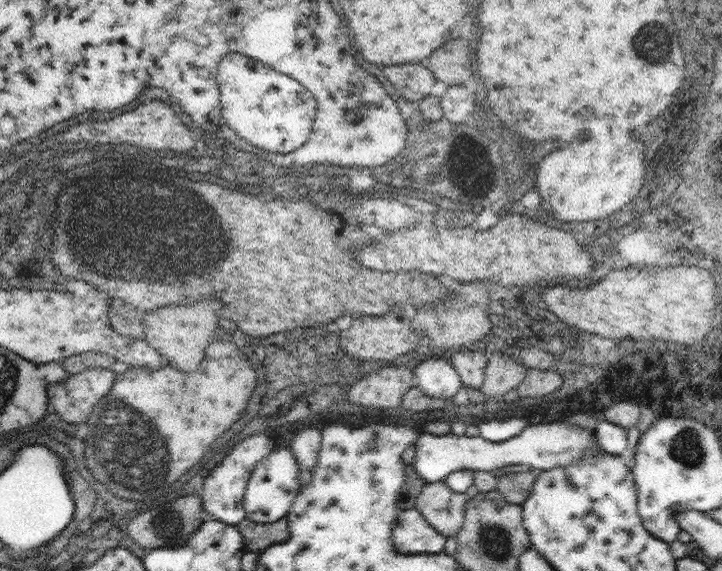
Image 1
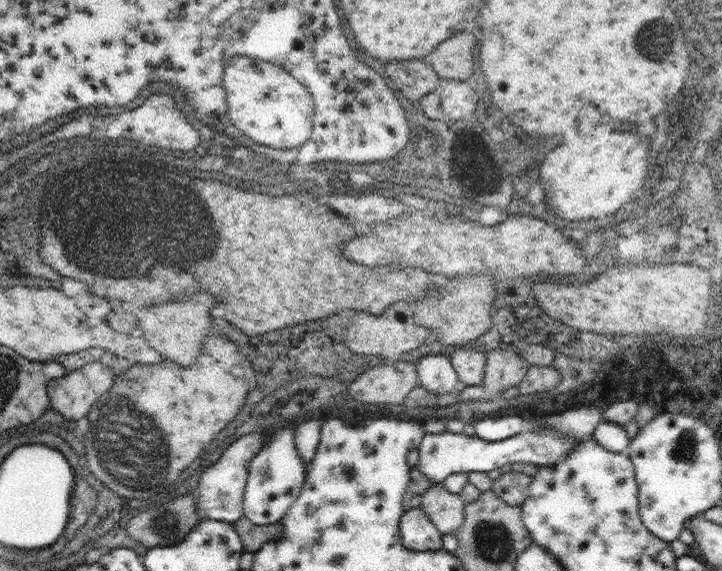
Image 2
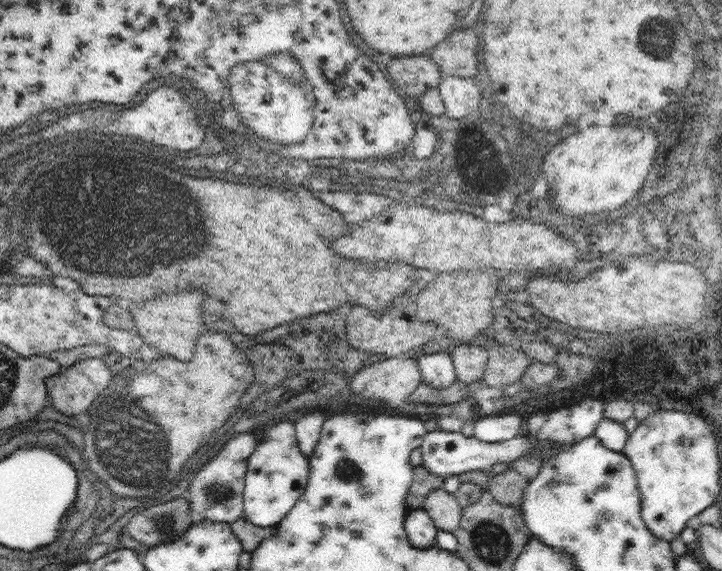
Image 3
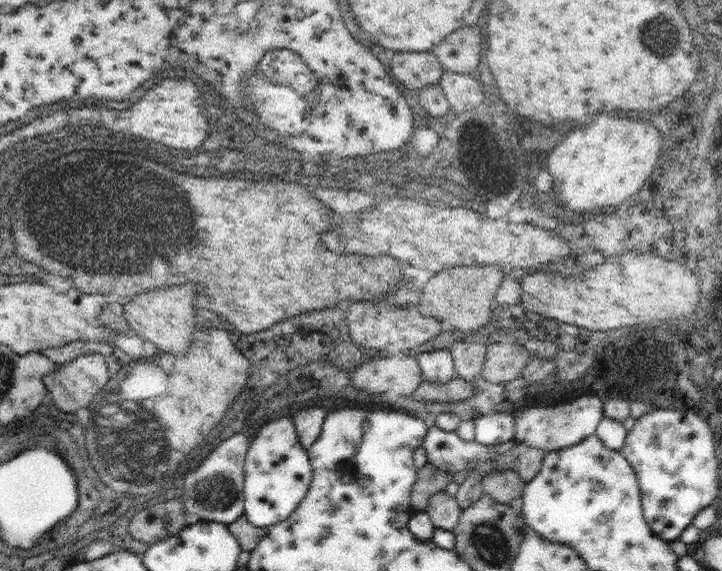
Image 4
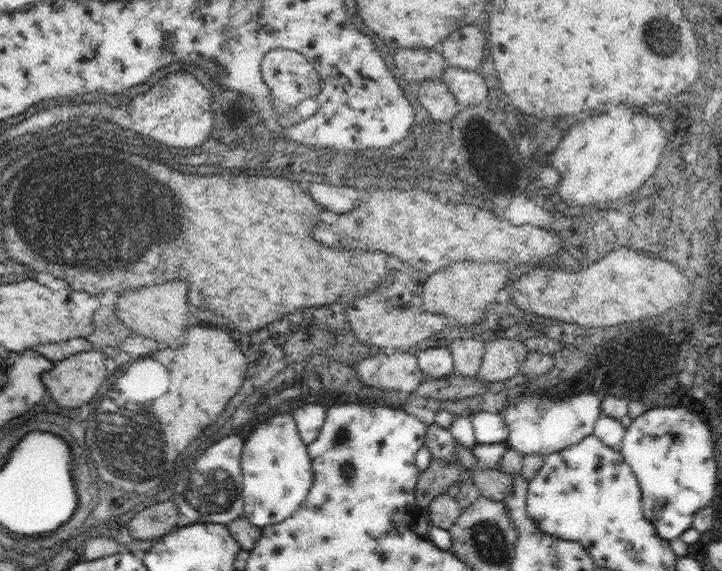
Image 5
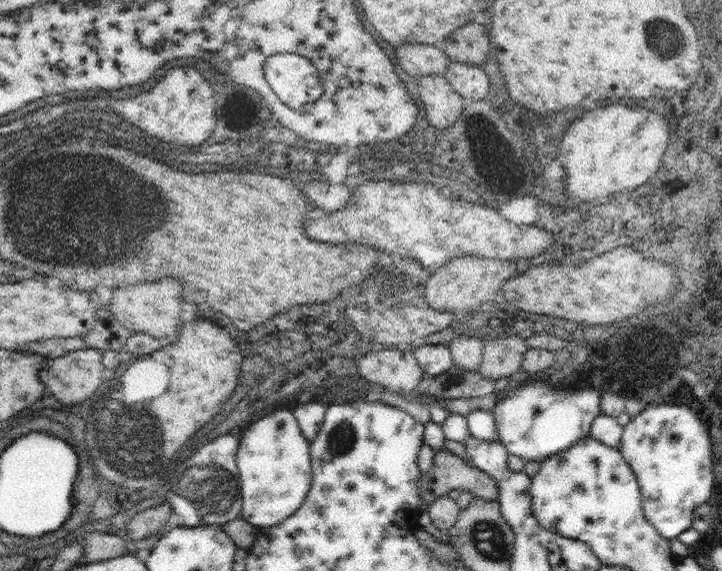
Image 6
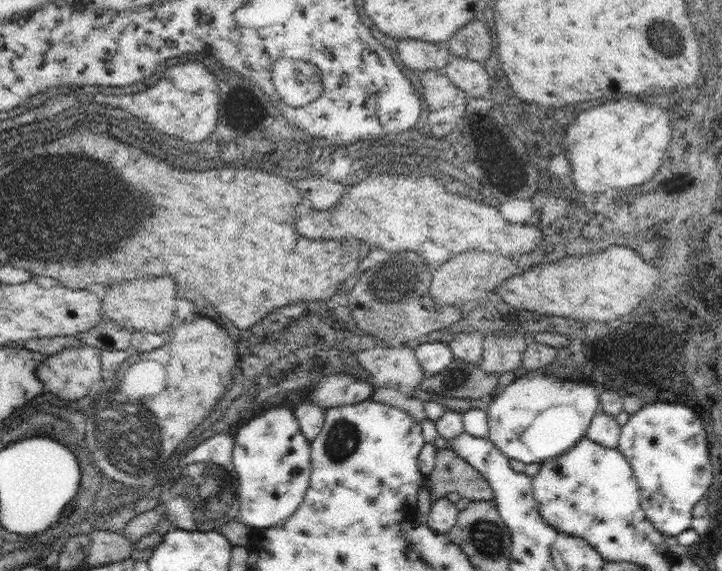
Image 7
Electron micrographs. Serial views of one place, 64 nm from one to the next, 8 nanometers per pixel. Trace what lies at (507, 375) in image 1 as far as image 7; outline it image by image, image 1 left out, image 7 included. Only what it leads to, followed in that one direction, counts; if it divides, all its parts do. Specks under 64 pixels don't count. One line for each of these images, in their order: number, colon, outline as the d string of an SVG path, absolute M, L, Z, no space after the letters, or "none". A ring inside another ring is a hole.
2: M487 348L487 364L481 386L489 392L503 392L505 388L517 386L527 374L527 370L529 364L521 358L521 354L515 354L509 348L507 350Z
3: M497 344L487 348L487 364L481 380L485 380L489 388L503 388L521 380L529 364L531 360L521 350Z
4: M489 344L479 376L491 384L507 384L521 376L521 370L527 366L529 358L531 354L527 354L519 344Z
5: M493 340L485 344L485 354L481 360L479 376L485 382L505 382L511 376L519 374L521 364L529 356L527 348L519 340Z
6: M519 336L487 338L483 340L483 362L479 364L477 372L487 380L509 378L521 368L525 352L525 340Z
7: M521 334L513 336L483 336L483 352L481 352L481 362L479 366L487 374L503 374L503 372L513 372L515 368L521 366L523 352L527 344Z

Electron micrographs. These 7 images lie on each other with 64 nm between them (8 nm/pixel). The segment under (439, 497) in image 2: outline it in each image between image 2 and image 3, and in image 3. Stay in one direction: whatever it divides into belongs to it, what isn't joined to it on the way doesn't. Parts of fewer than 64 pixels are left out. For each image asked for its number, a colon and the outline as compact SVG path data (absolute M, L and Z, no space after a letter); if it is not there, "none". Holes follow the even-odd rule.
3: M443 488L431 490L427 494L427 500L423 502L423 510L429 514L429 518L433 520L439 532L453 534L453 530L461 522L461 508L457 504L457 496L447 494Z

